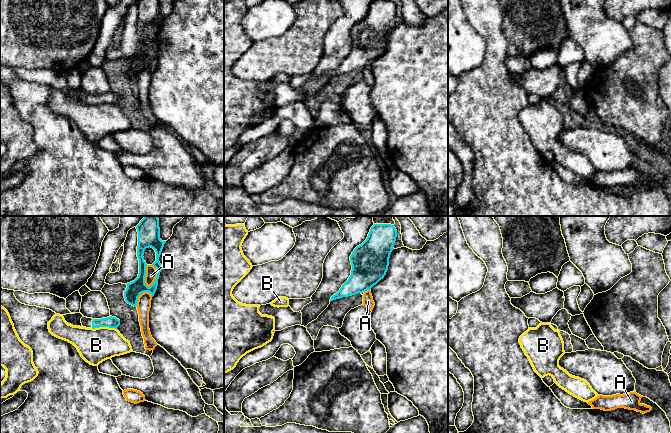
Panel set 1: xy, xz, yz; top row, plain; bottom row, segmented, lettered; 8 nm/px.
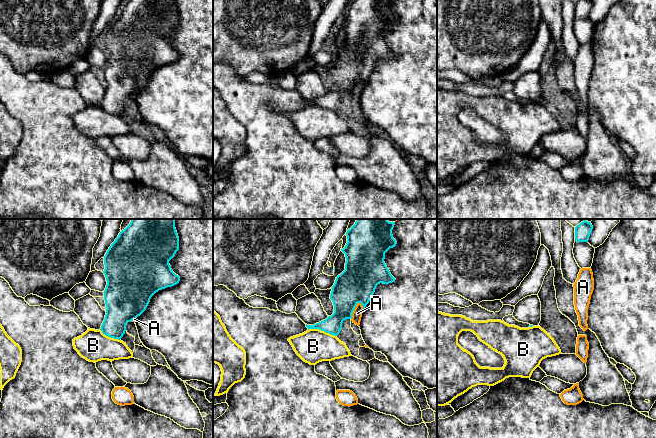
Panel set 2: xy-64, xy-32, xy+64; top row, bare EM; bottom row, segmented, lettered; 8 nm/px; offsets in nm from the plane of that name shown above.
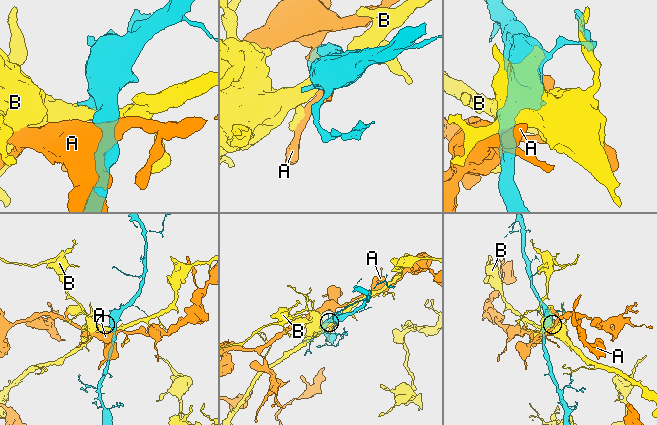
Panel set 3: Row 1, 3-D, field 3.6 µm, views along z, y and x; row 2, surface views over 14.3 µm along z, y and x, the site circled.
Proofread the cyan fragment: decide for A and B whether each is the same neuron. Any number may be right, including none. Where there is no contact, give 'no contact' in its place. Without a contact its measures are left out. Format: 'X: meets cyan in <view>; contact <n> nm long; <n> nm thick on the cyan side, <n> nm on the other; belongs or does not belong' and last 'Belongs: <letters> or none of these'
A: meets cyan in xy; contact 190 nm long; 120 nm thick on the cyan side, 90 nm on the other; does not belong
B: meets cyan in xy; contact 200 nm long; 100 nm thick on the cyan side, 280 nm on the other; does not belong
Belongs: none of these

